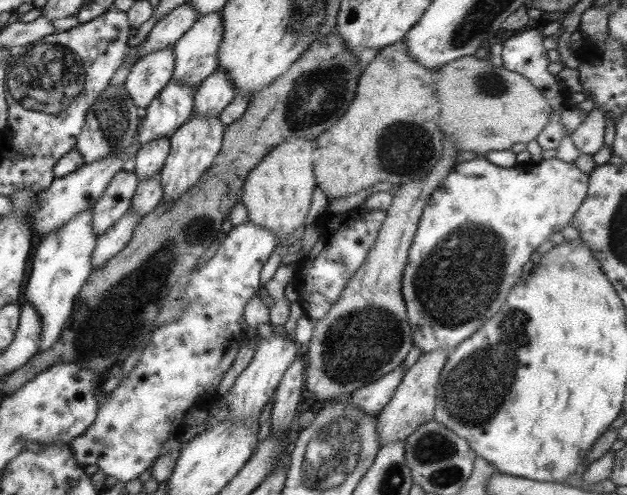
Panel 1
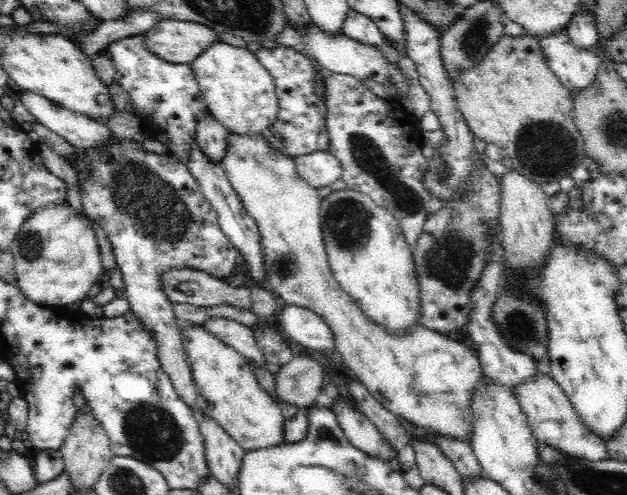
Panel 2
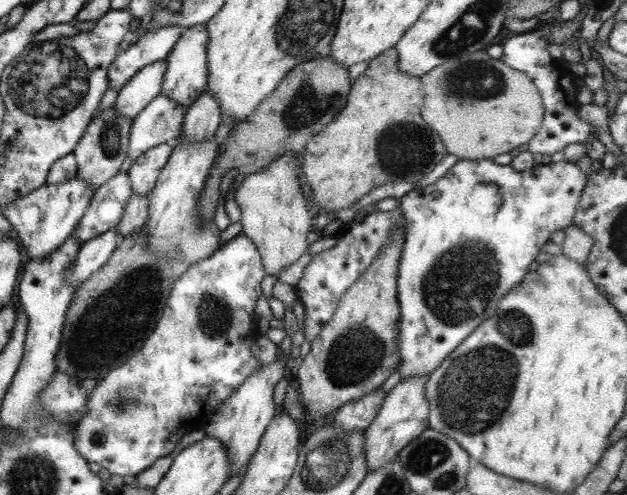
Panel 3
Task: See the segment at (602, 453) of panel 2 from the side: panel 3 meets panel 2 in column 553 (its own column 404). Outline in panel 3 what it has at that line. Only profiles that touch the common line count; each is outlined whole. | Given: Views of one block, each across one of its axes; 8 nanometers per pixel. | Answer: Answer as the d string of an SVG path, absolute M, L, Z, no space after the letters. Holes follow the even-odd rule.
M416 375L402 379L388 392L378 415L364 431L364 455L366 455L368 473L398 458L398 453L429 427L429 403L424 387L428 377L428 375Z

